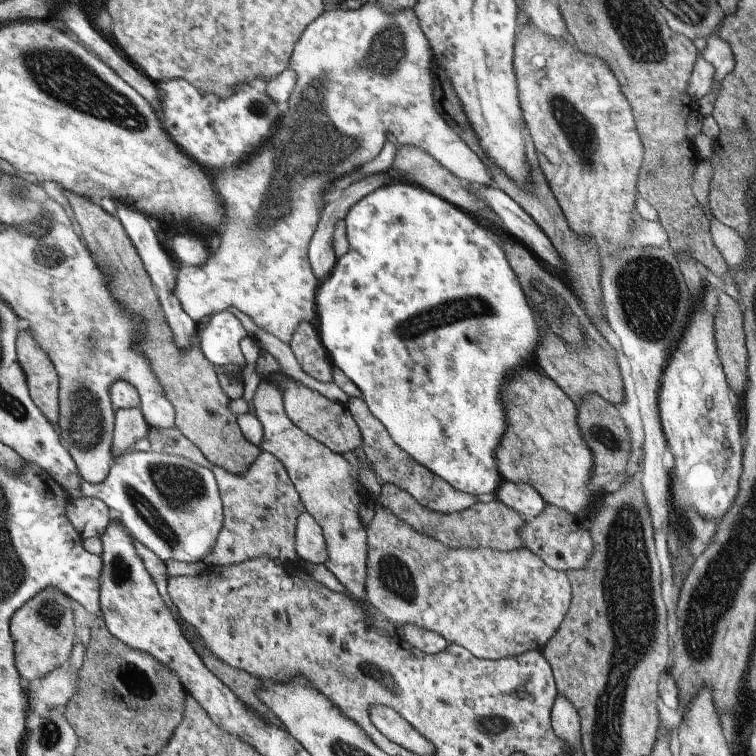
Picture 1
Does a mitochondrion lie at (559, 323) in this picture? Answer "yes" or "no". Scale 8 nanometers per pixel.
yes

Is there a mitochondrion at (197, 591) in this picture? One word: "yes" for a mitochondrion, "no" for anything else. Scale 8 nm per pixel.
no

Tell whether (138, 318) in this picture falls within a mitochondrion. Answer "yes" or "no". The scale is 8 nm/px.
no

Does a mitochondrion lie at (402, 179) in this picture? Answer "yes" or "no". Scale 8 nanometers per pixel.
no

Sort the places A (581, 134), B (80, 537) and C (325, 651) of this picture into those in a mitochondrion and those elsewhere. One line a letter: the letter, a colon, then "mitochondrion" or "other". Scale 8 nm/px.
A: mitochondrion
B: other
C: other

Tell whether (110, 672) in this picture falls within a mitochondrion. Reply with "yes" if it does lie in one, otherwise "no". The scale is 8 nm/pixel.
yes

